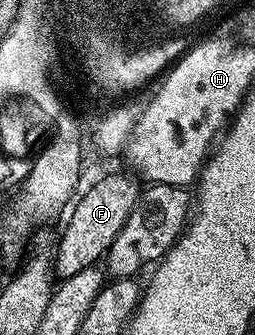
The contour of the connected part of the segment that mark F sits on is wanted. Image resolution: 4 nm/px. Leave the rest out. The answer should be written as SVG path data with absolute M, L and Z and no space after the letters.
M122 172L102 176L78 202L76 200L73 203L70 218L59 242L57 240L54 246L54 272L57 279L63 280L78 274L80 270L95 267L105 257L112 242L116 242L116 234L124 230L124 222L128 222L128 214L132 214L140 195L139 181L130 176Z

